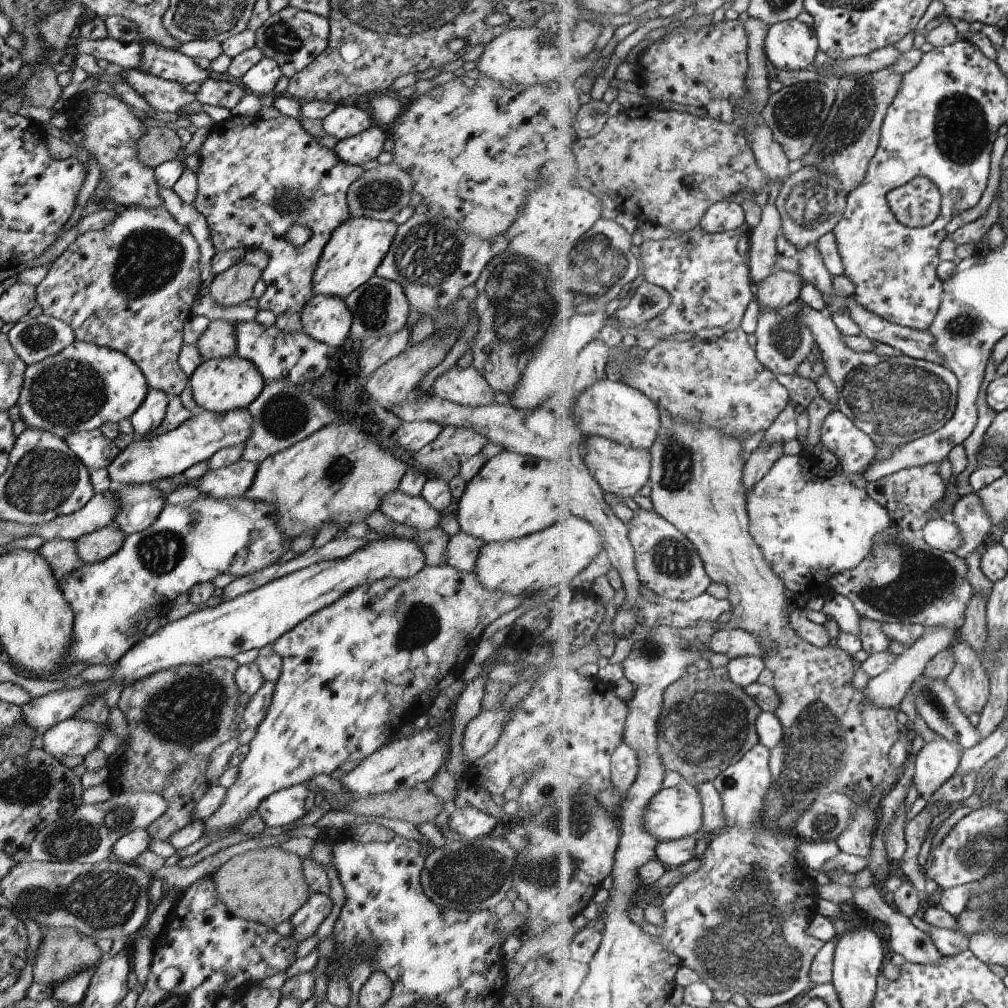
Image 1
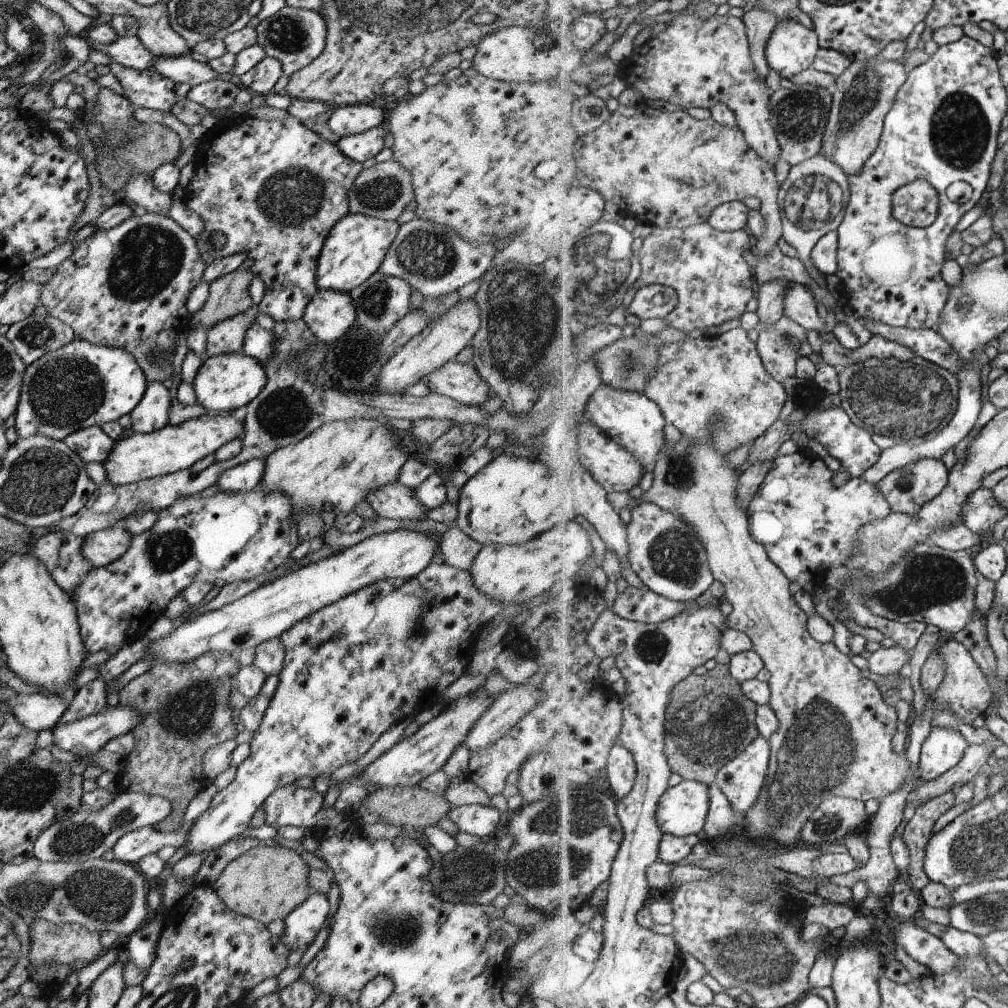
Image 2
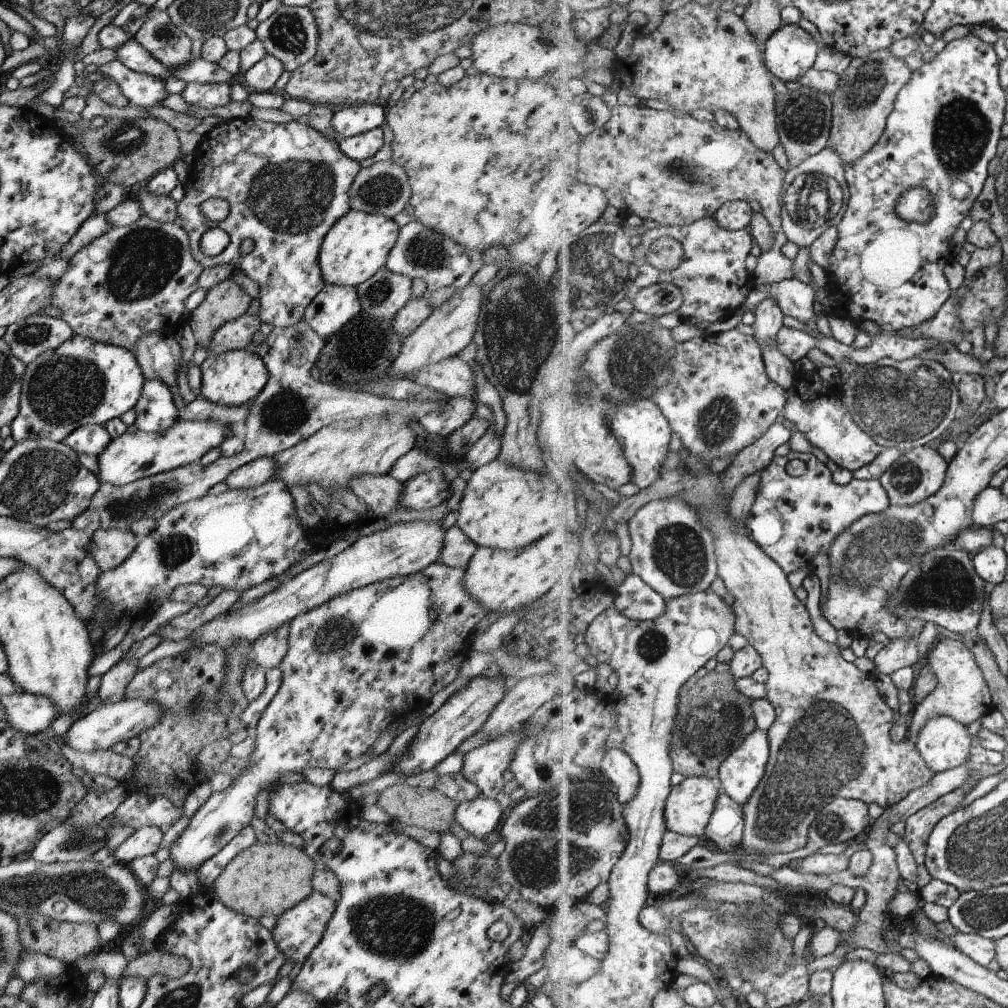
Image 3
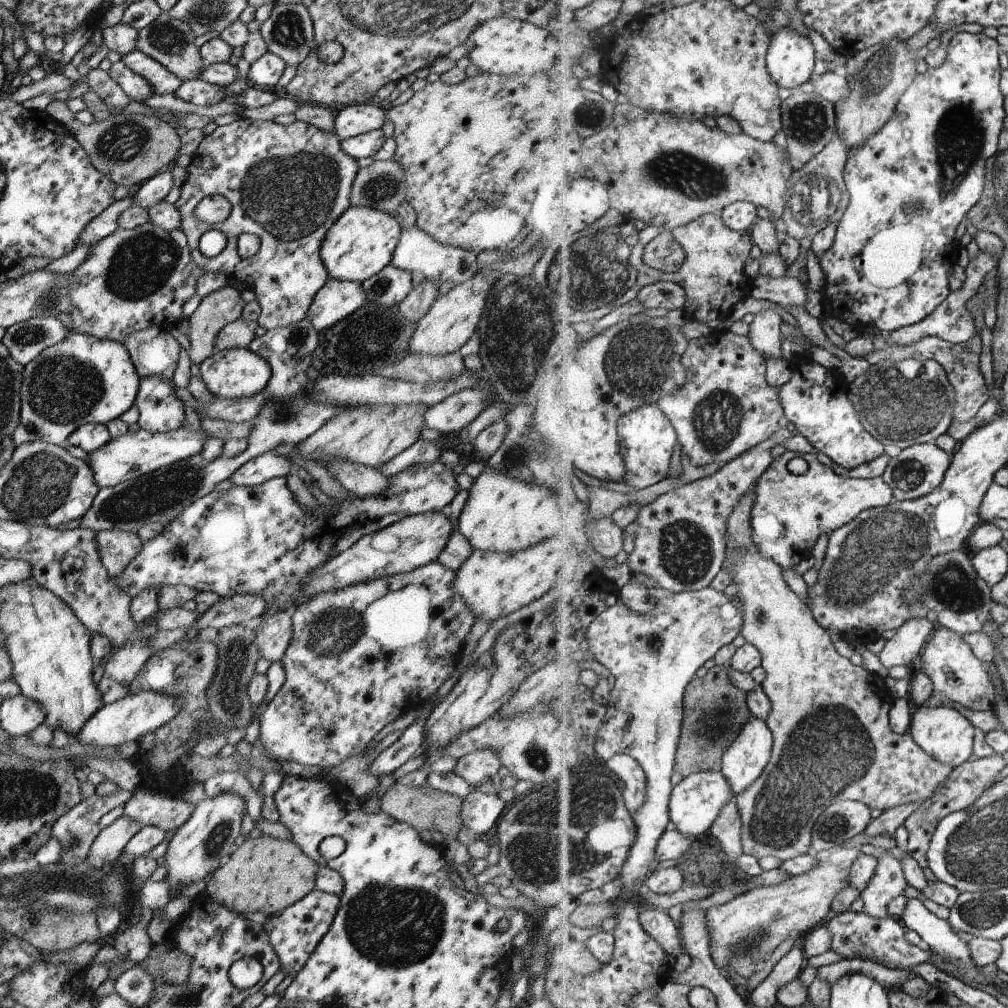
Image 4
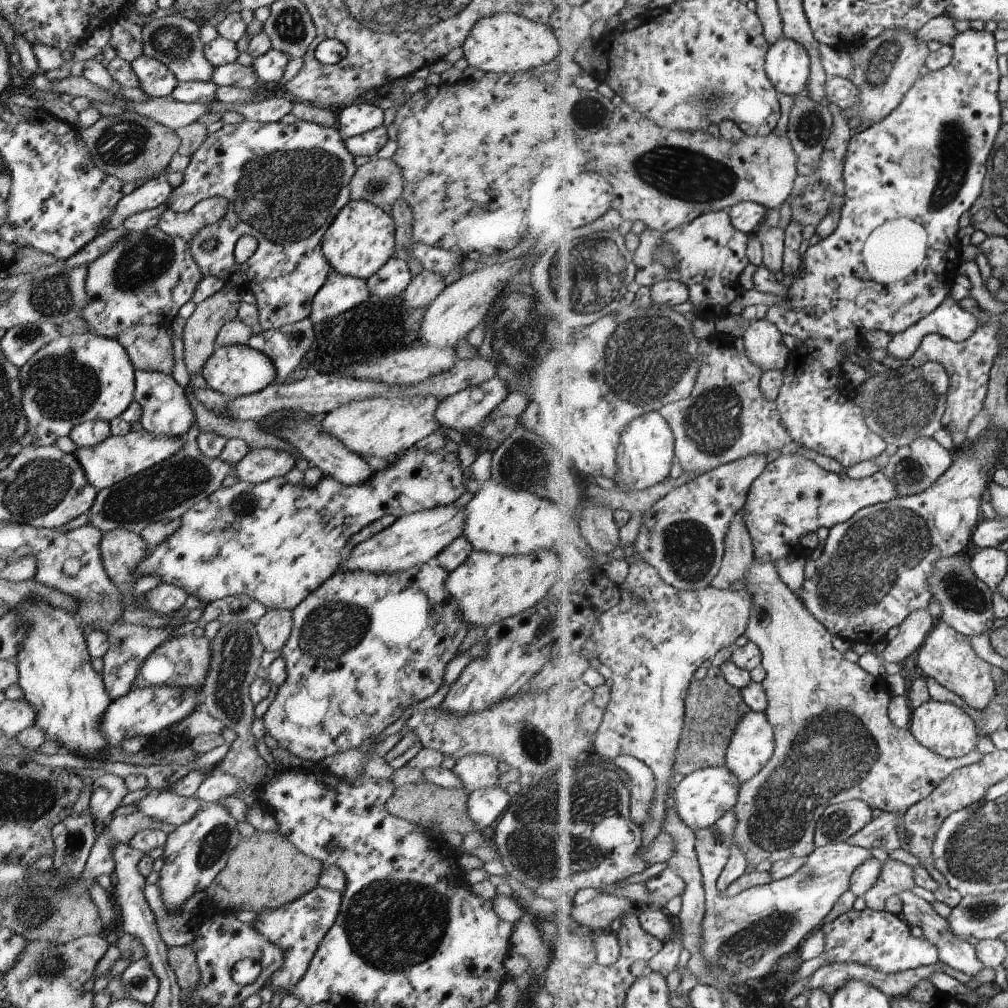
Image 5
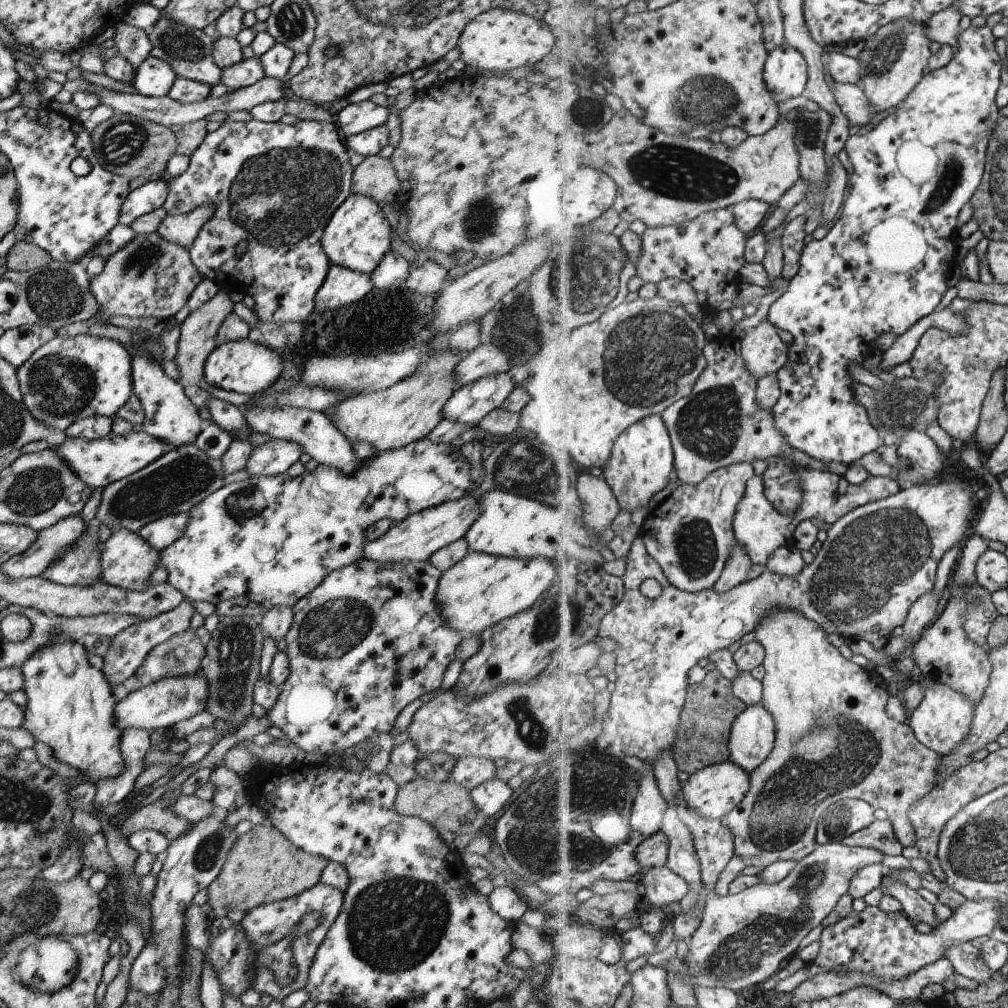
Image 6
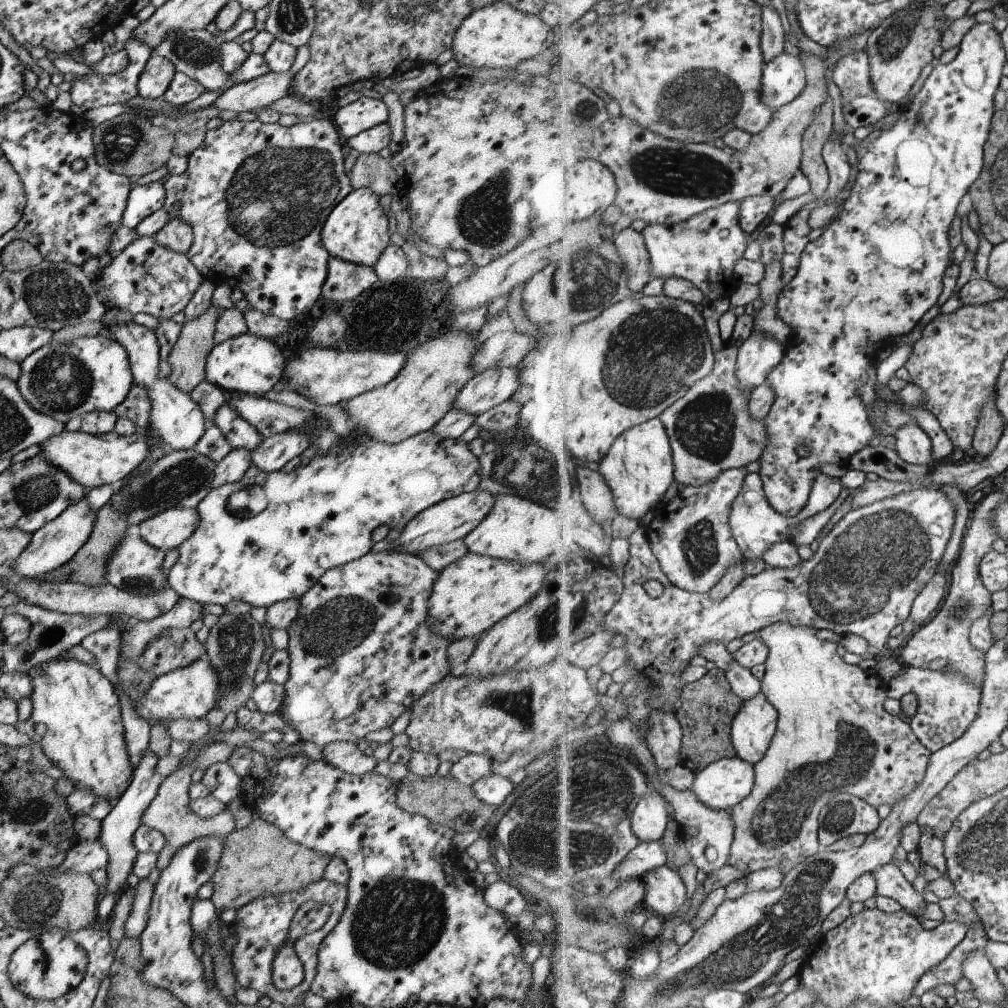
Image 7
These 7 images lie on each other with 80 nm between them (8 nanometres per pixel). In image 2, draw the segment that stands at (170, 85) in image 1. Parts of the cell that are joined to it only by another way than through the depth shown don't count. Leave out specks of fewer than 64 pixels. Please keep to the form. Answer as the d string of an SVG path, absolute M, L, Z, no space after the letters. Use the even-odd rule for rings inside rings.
M113 61L108 66L123 89L122 96L133 106L165 112L179 100L173 92L174 84L153 69L138 71Z

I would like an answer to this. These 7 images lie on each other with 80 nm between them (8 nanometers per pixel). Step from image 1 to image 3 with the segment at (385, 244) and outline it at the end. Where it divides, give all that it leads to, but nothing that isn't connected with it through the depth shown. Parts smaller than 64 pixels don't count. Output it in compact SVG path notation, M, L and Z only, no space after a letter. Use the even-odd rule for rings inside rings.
M349 209L325 233L320 244L318 265L324 284L351 285L355 288L383 268L389 249L398 235L393 219L377 213Z

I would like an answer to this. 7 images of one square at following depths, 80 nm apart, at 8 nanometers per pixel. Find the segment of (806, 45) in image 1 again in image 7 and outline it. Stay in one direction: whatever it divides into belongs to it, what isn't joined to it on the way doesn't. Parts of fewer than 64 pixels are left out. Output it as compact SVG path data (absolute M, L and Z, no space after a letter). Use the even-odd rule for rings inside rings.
M783 52L766 64L762 80L763 100L771 108L781 109L806 90L806 67L799 55Z

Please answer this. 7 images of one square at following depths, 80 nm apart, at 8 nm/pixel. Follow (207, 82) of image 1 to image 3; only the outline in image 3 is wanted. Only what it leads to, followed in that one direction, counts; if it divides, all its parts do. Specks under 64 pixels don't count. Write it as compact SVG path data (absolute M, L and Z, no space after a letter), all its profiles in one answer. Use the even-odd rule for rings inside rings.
M188 82L180 92L180 96L192 108L215 108L229 102L230 85L230 83Z

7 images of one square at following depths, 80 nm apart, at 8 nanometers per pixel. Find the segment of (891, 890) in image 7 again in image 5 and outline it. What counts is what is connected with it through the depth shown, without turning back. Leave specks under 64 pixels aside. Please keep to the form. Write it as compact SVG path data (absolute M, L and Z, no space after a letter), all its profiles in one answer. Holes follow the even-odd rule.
M905 890L905 892L901 892L898 896L903 900L904 910L901 916L910 927L921 928L924 933L924 938L929 938L931 942L935 942L935 946L939 948L941 962L972 978L983 970L984 964L977 956L976 946L969 944L969 942L966 942L965 940L961 940L959 936L955 936L953 930L949 927L948 920L941 918L941 916L935 912L935 908L933 908L927 900L919 898L919 896L917 896L915 892L911 892L911 890Z

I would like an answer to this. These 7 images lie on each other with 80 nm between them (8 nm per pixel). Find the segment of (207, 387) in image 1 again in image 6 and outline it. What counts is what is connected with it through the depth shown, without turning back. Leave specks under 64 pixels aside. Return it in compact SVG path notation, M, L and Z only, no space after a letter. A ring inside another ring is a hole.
M247 338L237 342L225 342L209 354L203 368L203 380L210 387L237 394L260 394L270 388L283 368L278 352L273 352L261 344L249 342Z

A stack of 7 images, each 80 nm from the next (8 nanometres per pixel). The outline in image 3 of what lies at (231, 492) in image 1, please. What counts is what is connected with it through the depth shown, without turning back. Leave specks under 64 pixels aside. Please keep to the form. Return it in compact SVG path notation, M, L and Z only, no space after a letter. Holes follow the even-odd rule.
M261 457L249 461L228 474L223 482L229 489L248 489L259 486L276 474L273 457Z

